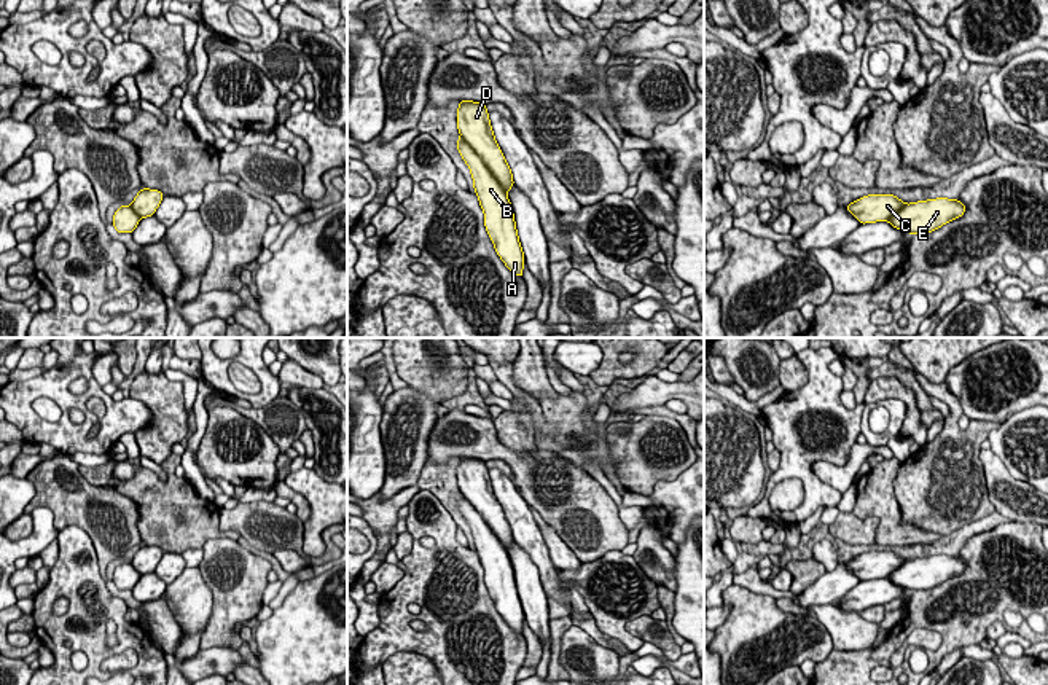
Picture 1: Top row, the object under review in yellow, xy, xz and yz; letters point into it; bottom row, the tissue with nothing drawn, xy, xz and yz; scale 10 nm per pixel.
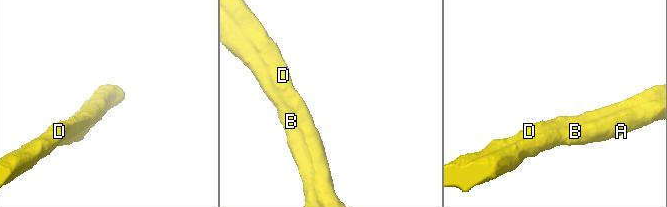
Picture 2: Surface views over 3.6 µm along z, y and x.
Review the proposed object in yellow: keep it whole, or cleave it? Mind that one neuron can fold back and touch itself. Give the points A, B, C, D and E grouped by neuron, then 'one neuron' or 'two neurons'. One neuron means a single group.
A B E / C D; two neurons

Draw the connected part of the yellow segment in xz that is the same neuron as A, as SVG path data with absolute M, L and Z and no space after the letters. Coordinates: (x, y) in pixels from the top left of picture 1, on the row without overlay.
M462 492L456 500L460 513L470 524L473 543L484 569L484 583L495 609L514 632L522 634L524 610L510 556L492 529Z

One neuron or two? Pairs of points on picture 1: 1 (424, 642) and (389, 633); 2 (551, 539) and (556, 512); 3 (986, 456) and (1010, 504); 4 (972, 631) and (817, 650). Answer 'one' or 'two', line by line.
1: one
2: two
3: one
4: two

